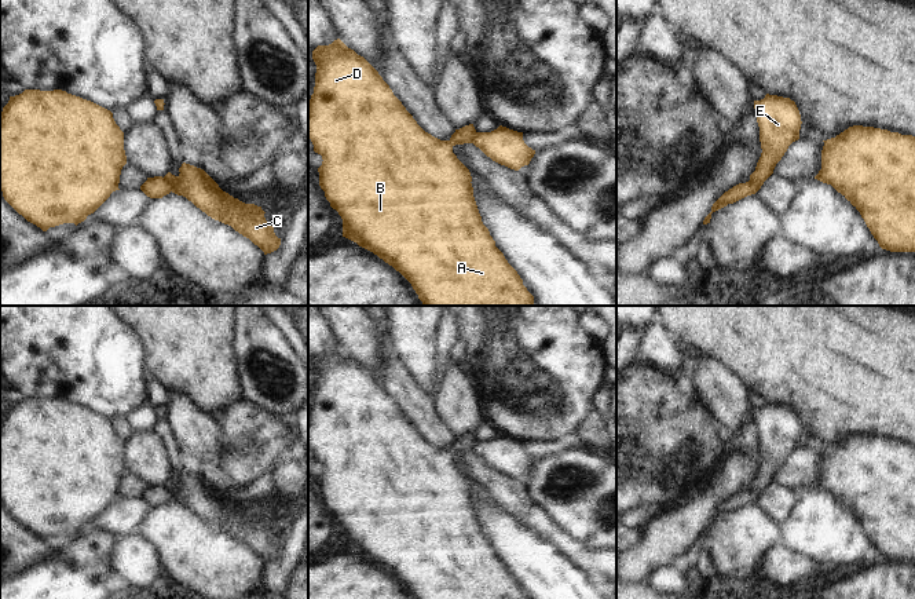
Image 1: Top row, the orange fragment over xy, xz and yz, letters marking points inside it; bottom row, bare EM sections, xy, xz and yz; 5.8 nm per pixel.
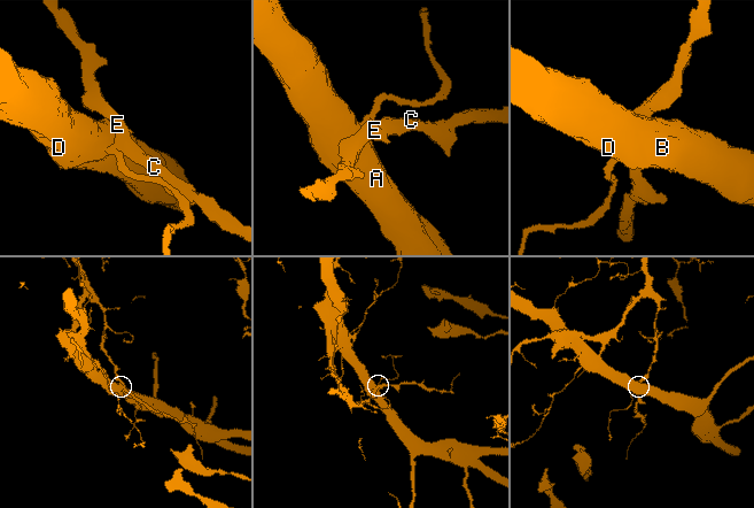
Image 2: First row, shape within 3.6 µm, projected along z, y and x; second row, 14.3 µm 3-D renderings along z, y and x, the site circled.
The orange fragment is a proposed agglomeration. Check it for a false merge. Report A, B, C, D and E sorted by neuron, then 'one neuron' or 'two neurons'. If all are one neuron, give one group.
A B D / C E; two neurons

